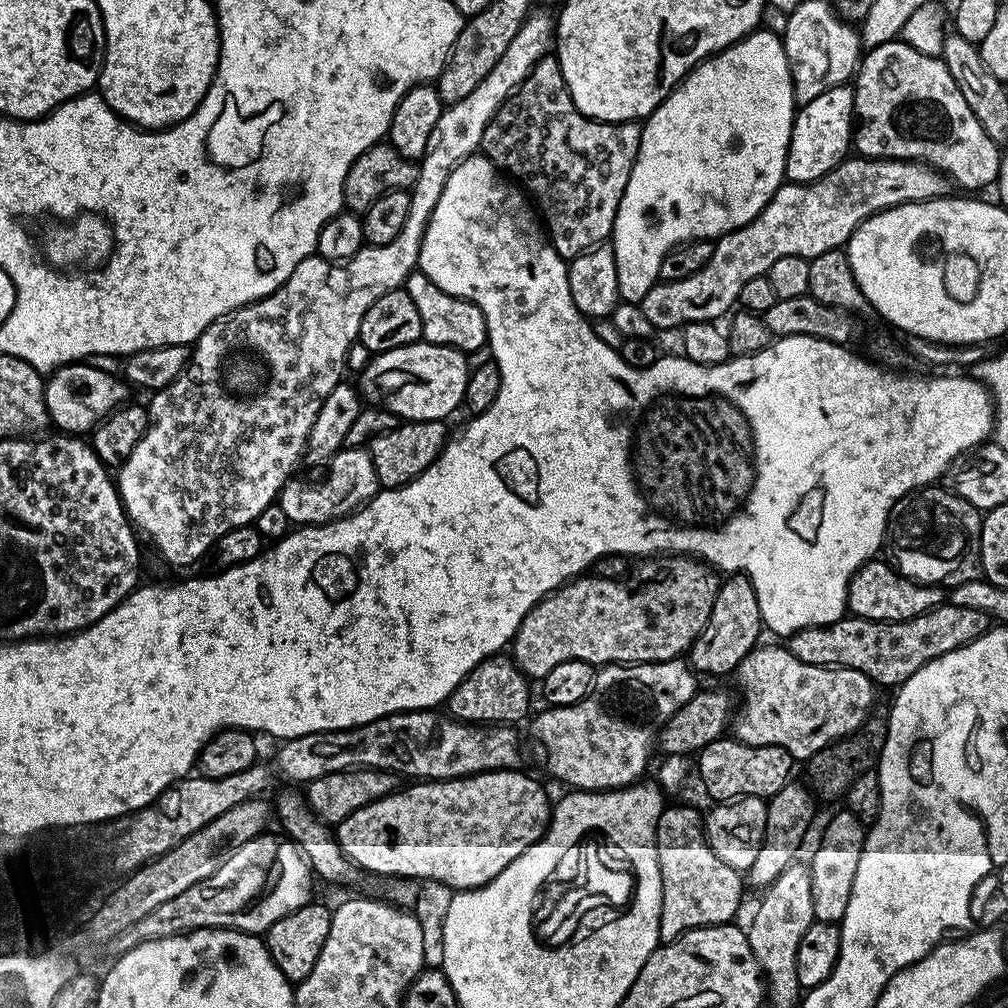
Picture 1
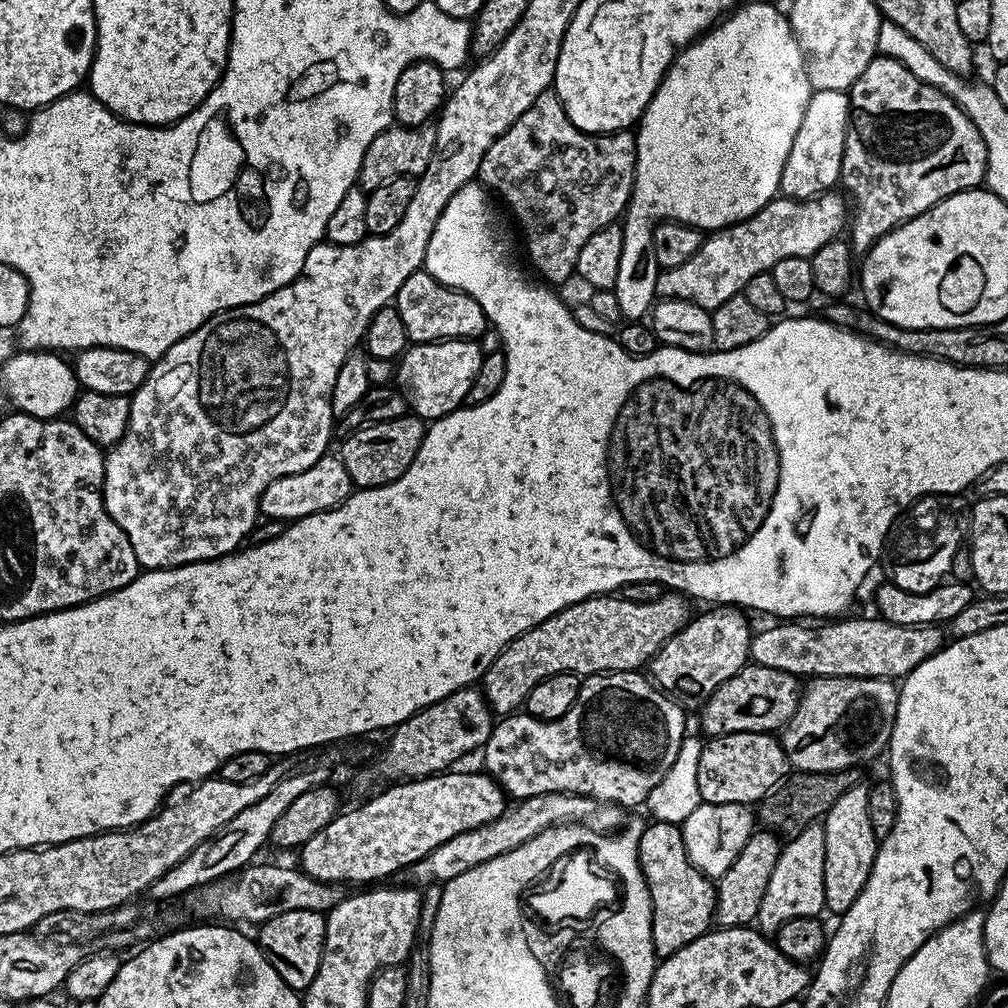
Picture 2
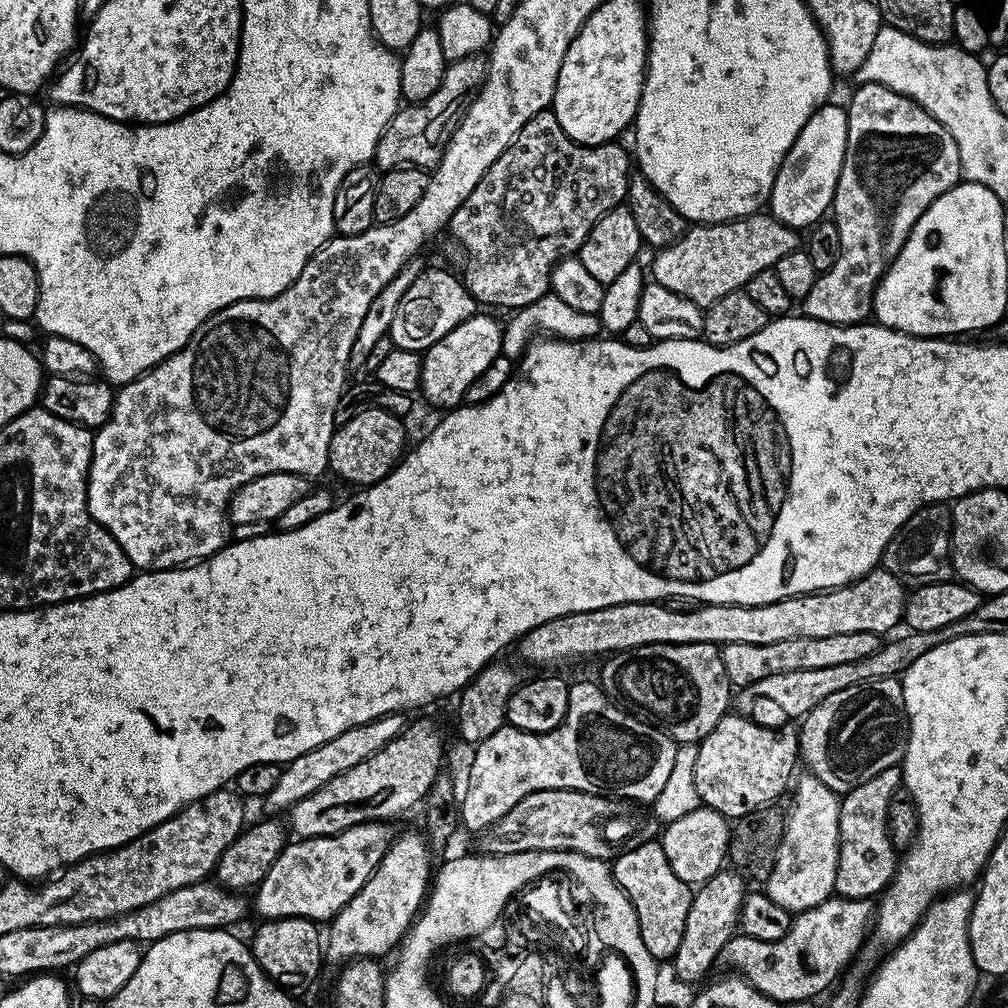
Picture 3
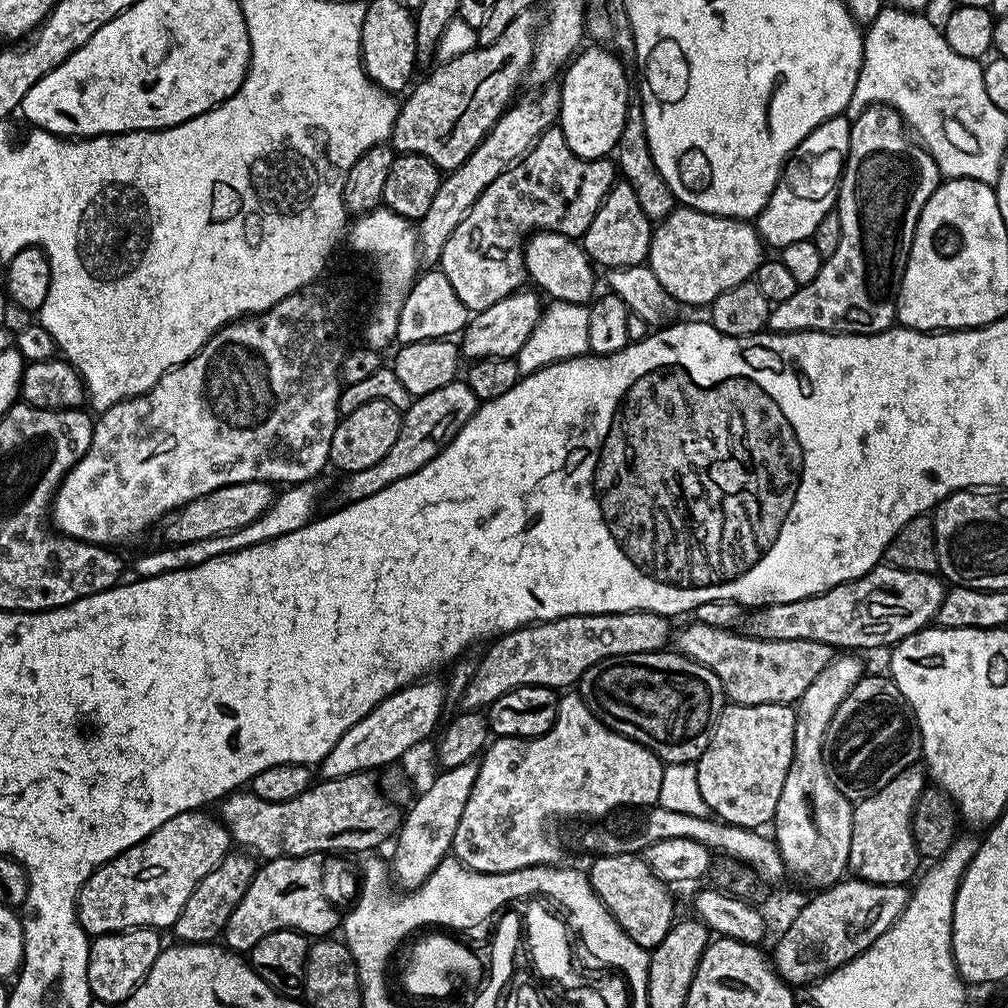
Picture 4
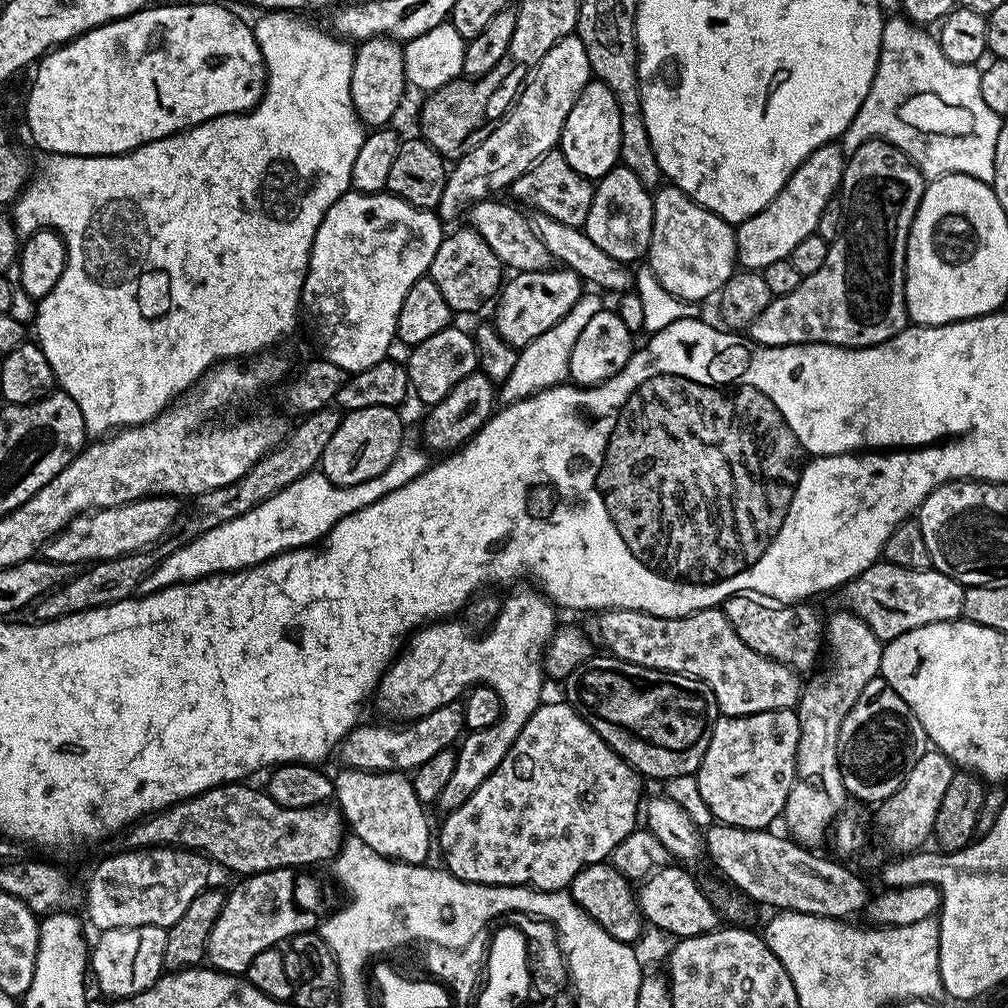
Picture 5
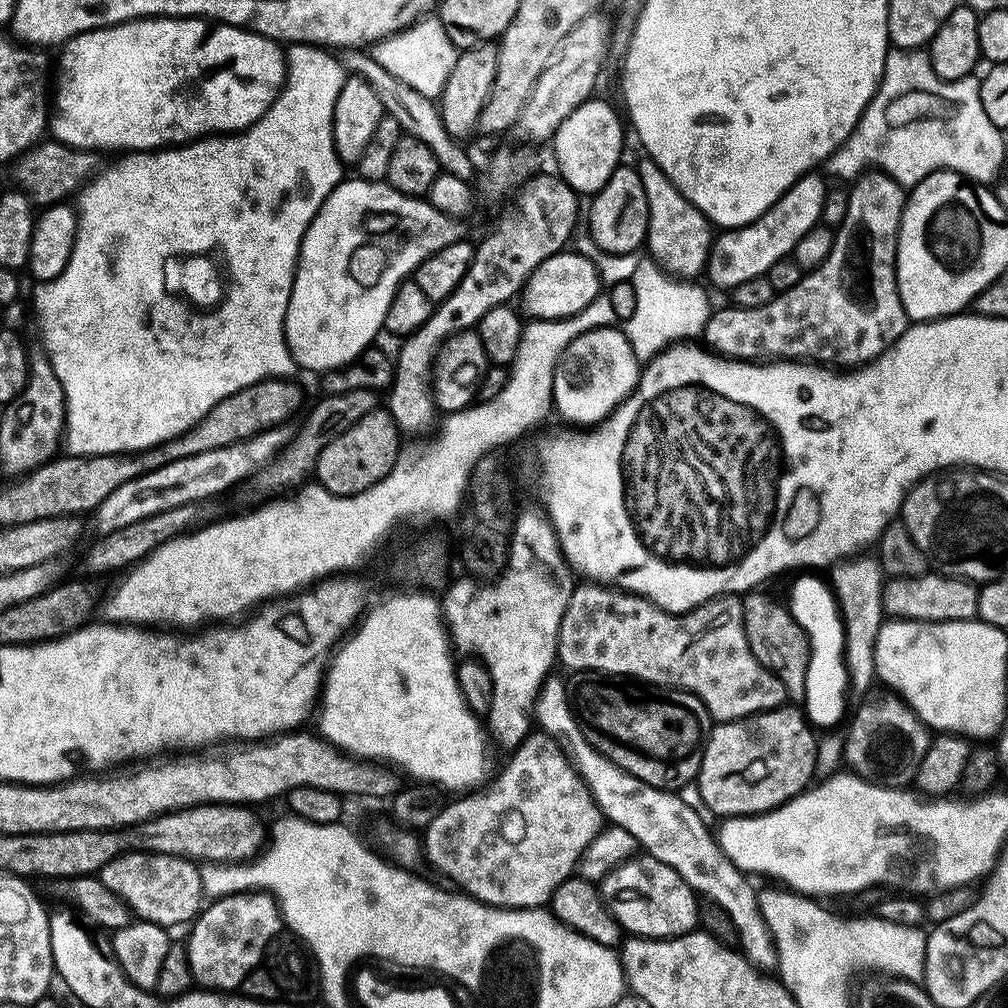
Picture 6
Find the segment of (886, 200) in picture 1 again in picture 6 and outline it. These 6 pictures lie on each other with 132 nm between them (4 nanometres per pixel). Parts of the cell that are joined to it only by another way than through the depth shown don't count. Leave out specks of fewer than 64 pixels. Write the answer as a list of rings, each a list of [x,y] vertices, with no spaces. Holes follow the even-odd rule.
[[[650,158],[638,164],[642,178],[642,190],[646,190],[648,207],[648,238],[646,248],[651,259],[665,272],[676,278],[696,278],[708,267],[708,255],[712,249],[714,228],[706,217],[692,205],[670,182],[667,174]]]

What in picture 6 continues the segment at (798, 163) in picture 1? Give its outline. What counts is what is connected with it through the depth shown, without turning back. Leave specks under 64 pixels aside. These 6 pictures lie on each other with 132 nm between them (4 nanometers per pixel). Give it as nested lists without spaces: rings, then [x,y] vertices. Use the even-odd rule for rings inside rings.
[[[813,170],[802,178],[798,178],[798,182],[794,182],[794,186],[790,186],[790,190],[782,193],[761,216],[754,218],[754,222],[750,222],[741,228],[730,228],[721,231],[713,239],[712,249],[708,255],[706,277],[708,276],[709,282],[714,287],[733,290],[740,283],[746,282],[747,279],[754,279],[759,276],[767,277],[770,266],[774,266],[774,262],[778,262],[784,256],[790,256],[795,253],[798,242],[802,239],[802,234],[806,234],[806,230],[810,230],[820,224],[822,202],[826,202],[826,194],[830,184],[823,175],[820,177],[818,173],[819,171]]]

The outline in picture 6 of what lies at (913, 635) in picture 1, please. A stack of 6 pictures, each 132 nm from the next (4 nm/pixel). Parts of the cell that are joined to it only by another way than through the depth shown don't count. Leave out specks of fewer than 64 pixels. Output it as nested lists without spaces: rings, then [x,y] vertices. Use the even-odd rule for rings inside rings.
[[[580,582],[575,585],[570,594],[570,602],[566,606],[566,614],[562,614],[562,626],[558,634],[558,646],[556,654],[561,665],[565,664],[572,672],[609,672],[615,676],[626,676],[645,684],[662,688],[683,688],[686,692],[692,692],[706,706],[709,716],[713,721],[742,720],[746,716],[754,716],[757,712],[768,712],[771,708],[779,708],[785,703],[786,693],[782,682],[776,677],[776,673],[770,671],[750,650],[750,642],[746,638],[744,629],[744,605],[741,597],[736,594],[717,596],[714,600],[708,600],[704,604],[692,608],[683,614],[668,612],[651,604],[644,596],[635,596],[633,592],[623,591],[615,586],[609,586],[599,582]]]

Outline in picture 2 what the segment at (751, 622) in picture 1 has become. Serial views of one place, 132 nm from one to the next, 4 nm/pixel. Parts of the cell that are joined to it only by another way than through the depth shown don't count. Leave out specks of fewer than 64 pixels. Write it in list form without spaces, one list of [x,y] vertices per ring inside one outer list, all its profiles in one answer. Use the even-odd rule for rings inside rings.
[[[712,606],[709,609],[701,616],[693,615],[646,665],[652,683],[688,710],[703,708],[710,694],[714,694],[726,678],[734,678],[734,674],[738,674],[750,660],[748,651],[754,632],[748,629],[748,620],[744,617],[747,615],[736,606]]]

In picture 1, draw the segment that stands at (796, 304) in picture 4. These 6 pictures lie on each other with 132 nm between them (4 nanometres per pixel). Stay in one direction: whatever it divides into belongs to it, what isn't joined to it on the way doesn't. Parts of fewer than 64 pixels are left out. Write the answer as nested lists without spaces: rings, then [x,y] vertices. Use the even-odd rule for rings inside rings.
[[[897,38],[863,53],[854,76],[854,148],[874,160],[920,160],[943,172],[953,185],[988,188],[1000,179],[1001,145],[995,144],[962,98],[958,82],[939,55],[927,56]]]

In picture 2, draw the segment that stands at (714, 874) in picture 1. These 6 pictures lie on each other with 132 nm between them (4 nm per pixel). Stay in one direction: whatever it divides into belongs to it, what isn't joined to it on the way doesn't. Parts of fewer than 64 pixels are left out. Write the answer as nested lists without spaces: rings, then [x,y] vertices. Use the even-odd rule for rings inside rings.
[[[657,820],[645,827],[640,839],[640,869],[650,890],[652,941],[657,957],[682,950],[682,946],[694,942],[694,938],[713,927],[716,884],[690,862],[677,825]]]

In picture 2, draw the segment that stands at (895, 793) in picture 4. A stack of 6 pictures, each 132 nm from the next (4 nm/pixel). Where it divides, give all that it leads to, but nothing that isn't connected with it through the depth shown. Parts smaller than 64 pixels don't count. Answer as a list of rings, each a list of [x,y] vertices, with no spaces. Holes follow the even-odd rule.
[[[861,782],[855,784],[822,818],[824,837],[826,838],[826,870],[824,871],[824,907],[830,913],[843,914],[854,906],[858,894],[862,894],[862,886],[866,886],[866,878],[870,878],[870,870],[874,866],[878,841],[874,834],[874,826],[870,826],[870,810],[868,809],[869,785]]]

